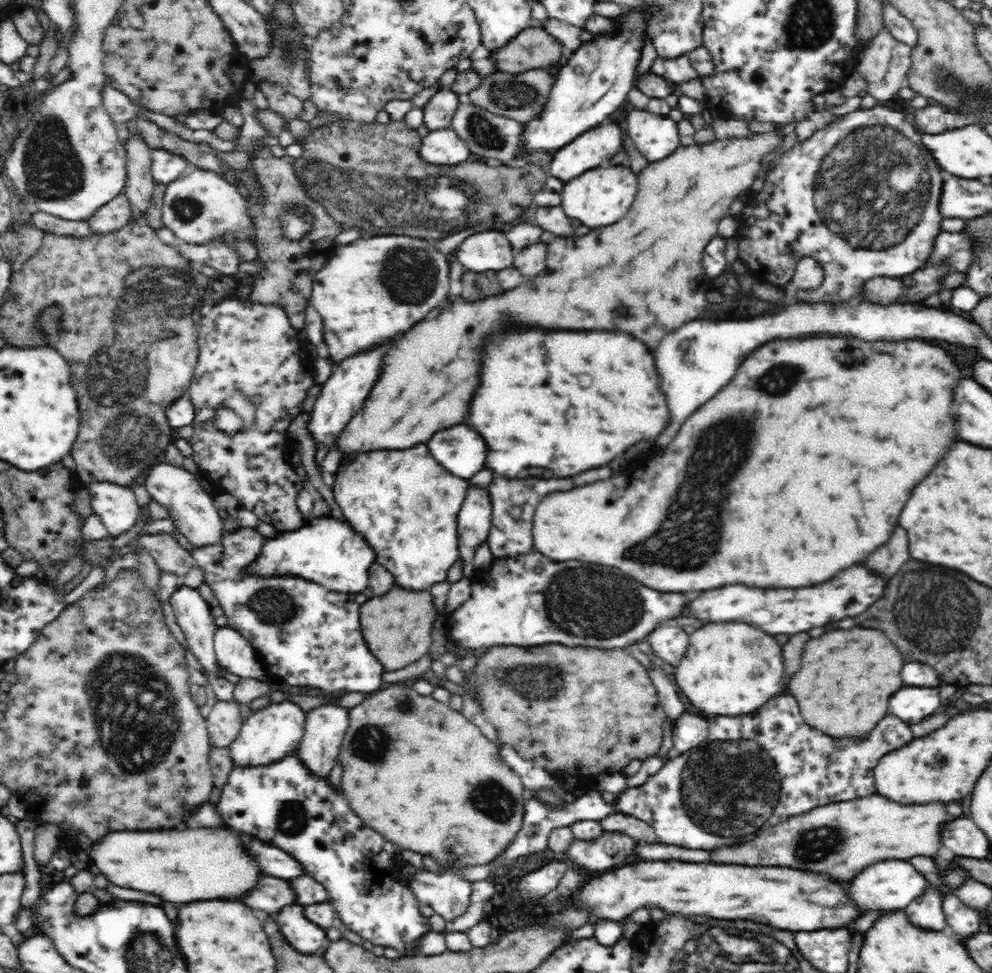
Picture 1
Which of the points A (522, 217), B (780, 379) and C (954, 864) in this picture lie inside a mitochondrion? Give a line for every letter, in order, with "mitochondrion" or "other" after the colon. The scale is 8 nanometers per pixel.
A: other
B: mitochondrion
C: other

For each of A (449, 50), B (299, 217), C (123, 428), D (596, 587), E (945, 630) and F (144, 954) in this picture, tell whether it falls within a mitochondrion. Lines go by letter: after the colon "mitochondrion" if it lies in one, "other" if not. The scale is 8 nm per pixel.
A: other
B: mitochondrion
C: mitochondrion
D: mitochondrion
E: mitochondrion
F: mitochondrion

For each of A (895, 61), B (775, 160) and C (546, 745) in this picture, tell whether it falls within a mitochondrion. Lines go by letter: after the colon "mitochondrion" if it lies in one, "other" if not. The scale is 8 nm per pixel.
A: other
B: other
C: other

